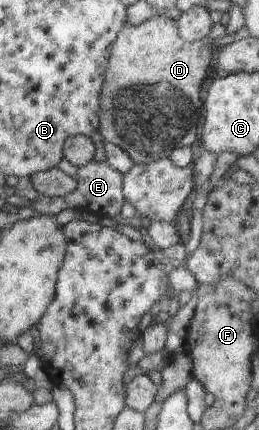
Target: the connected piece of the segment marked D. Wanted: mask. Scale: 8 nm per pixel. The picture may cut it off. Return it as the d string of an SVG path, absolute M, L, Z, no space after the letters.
M155 16L139 26L135 26L127 22L119 31L110 51L111 56L108 58L107 68L102 82L102 90L99 95L101 122L98 131L101 133L101 136L103 136L104 141L123 149L128 156L132 158L133 163L148 163L156 158L169 156L172 150L183 146L198 147L198 141L200 133L202 132L206 111L203 98L199 96L199 93L201 92L201 86L203 84L203 80L205 80L205 76L207 76L207 72L212 70L213 60L215 57L215 47L212 45L212 42L208 38L195 42L186 41L179 34L178 26L173 19L165 16Z

